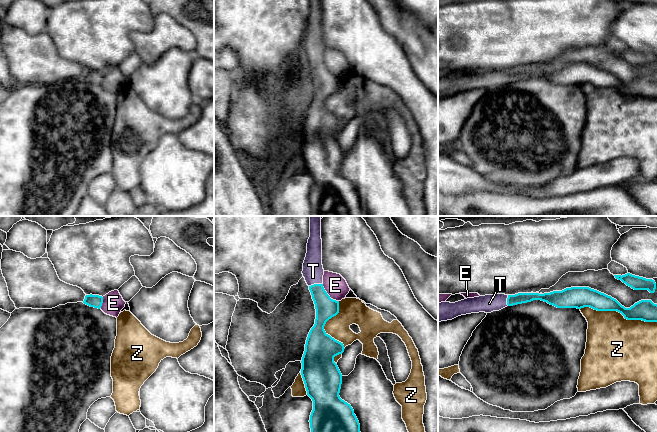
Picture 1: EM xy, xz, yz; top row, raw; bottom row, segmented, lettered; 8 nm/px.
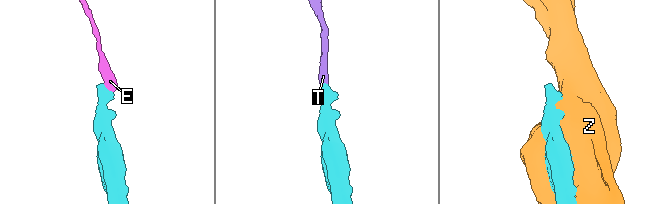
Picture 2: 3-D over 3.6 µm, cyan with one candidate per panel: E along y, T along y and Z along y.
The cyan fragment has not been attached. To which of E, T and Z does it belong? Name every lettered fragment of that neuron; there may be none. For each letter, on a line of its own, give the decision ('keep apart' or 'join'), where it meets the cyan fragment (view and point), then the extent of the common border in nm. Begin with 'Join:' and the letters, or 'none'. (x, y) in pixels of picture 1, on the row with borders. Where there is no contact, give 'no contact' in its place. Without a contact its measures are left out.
Join: T
E: keep apart; contact xz (328, 295); length 190 nm
T: join; contact xz (315, 284); length 110 nm
Z: keep apart; contact yz (618, 311); length 650 nm

